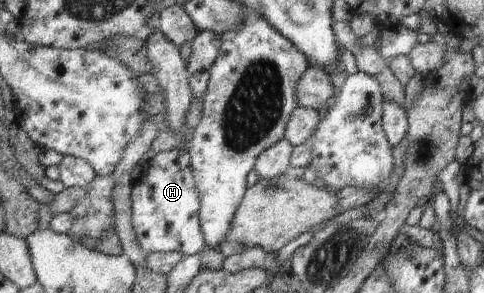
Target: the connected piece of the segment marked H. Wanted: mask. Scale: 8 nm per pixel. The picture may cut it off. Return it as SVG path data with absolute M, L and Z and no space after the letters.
M187 149L157 152L142 167L140 183L132 186L134 231L146 255L180 252L193 256L207 248L201 226L200 193L190 163L192 157Z

